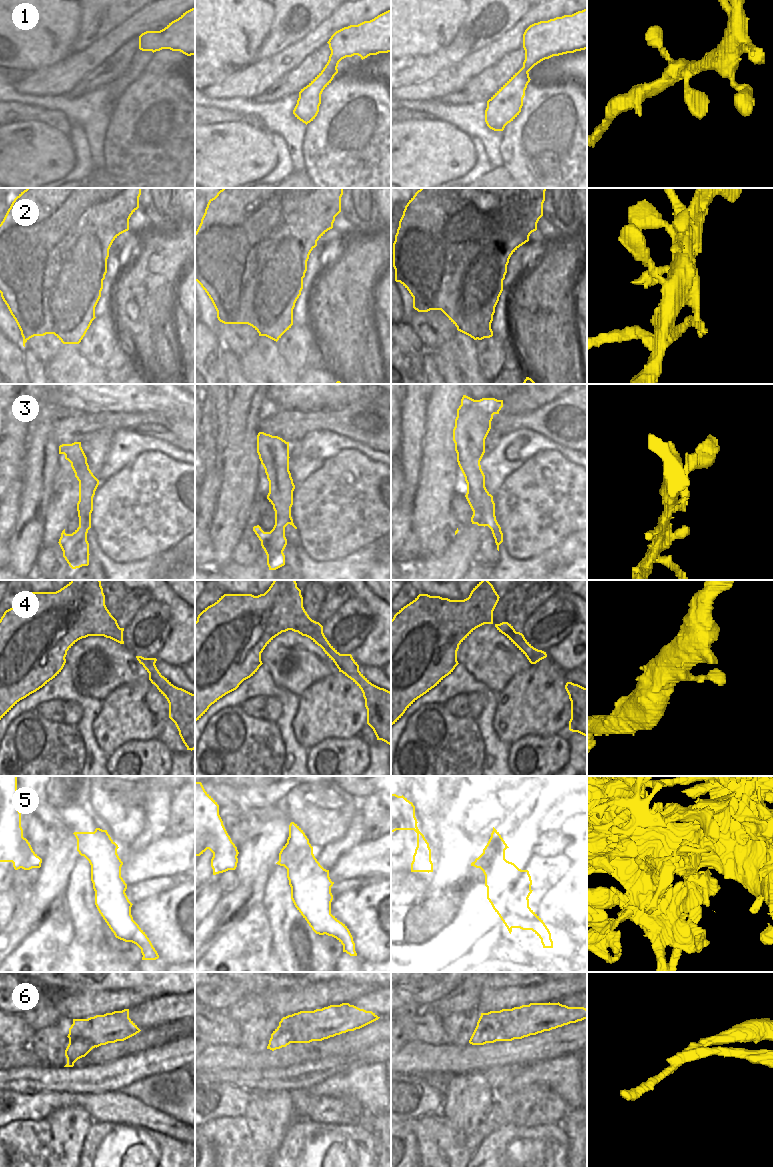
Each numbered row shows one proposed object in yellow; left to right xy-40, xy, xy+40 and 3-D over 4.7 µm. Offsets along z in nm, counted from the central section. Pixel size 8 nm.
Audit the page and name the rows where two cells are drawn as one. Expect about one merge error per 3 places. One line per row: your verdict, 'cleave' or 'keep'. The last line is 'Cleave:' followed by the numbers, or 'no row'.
1: keep
2: cleave
3: cleave
4: keep
5: cleave
6: cleave
Cleave: 2, 3, 5, 6

